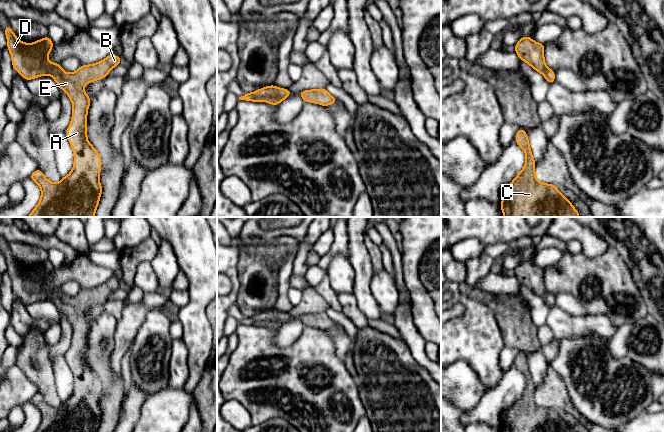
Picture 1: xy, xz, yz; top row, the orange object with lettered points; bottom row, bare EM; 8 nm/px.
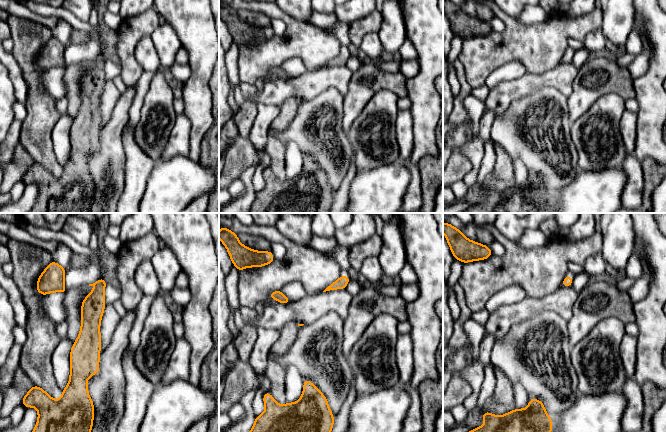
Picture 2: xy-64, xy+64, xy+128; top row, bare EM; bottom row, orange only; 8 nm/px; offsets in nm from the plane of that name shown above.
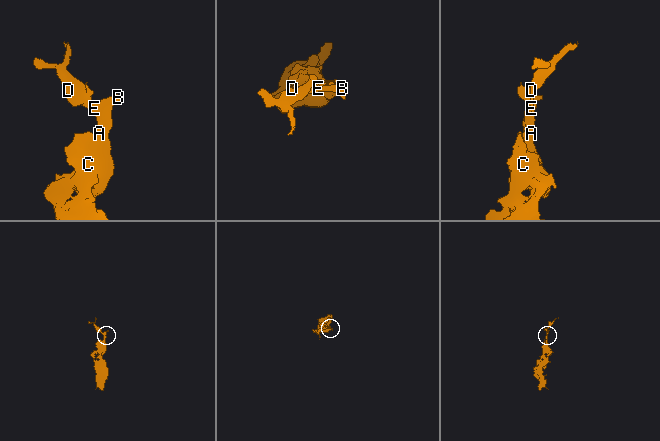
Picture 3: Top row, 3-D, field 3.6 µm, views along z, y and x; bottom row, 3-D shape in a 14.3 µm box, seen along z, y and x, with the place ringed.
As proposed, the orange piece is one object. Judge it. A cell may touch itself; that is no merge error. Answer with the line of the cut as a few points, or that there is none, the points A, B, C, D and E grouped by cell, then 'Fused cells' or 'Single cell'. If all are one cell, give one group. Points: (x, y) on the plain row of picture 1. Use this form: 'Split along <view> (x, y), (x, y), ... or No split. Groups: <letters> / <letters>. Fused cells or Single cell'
No split. Groups: A B C D E. Single cell

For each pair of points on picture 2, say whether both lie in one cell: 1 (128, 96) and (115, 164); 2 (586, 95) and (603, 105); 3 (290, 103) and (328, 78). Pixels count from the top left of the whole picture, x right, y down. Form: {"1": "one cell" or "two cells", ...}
{"1": "one cell", "2": "two cells", "3": "two cells"}

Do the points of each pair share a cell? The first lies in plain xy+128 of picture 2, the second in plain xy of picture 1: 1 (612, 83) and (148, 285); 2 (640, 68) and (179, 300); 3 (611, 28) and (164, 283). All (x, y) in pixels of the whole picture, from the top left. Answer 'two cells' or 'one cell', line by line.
1: two cells
2: one cell
3: one cell

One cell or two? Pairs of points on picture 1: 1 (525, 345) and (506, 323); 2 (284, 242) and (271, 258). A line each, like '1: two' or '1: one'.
1: one
2: one

